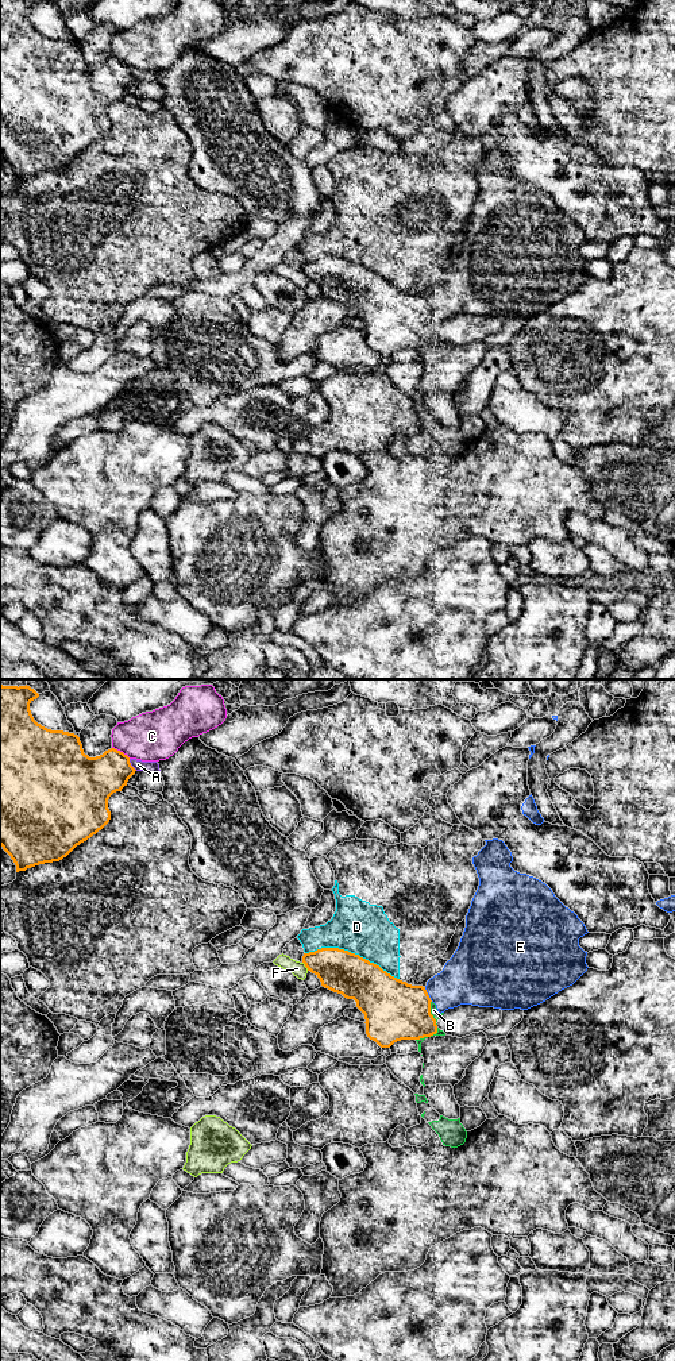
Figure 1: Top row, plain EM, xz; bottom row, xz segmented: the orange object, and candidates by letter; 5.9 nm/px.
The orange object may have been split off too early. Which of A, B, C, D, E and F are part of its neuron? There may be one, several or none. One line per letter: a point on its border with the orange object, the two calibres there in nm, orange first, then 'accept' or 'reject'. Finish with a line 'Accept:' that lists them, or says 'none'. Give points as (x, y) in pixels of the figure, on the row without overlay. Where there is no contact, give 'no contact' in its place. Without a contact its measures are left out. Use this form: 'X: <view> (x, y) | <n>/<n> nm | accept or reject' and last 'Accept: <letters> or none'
A: xz (130, 73) | 280/60 nm | reject
B: xz (429, 320) | 360/50 nm | reject
C: xz (122, 61) | 280/300 nm | reject
D: xz (353, 262) | 260/300 nm | reject
E: xz (427, 303) | 360/300 nm | reject
F: xz (305, 274) | 260/90 nm | reject
Accept: none

